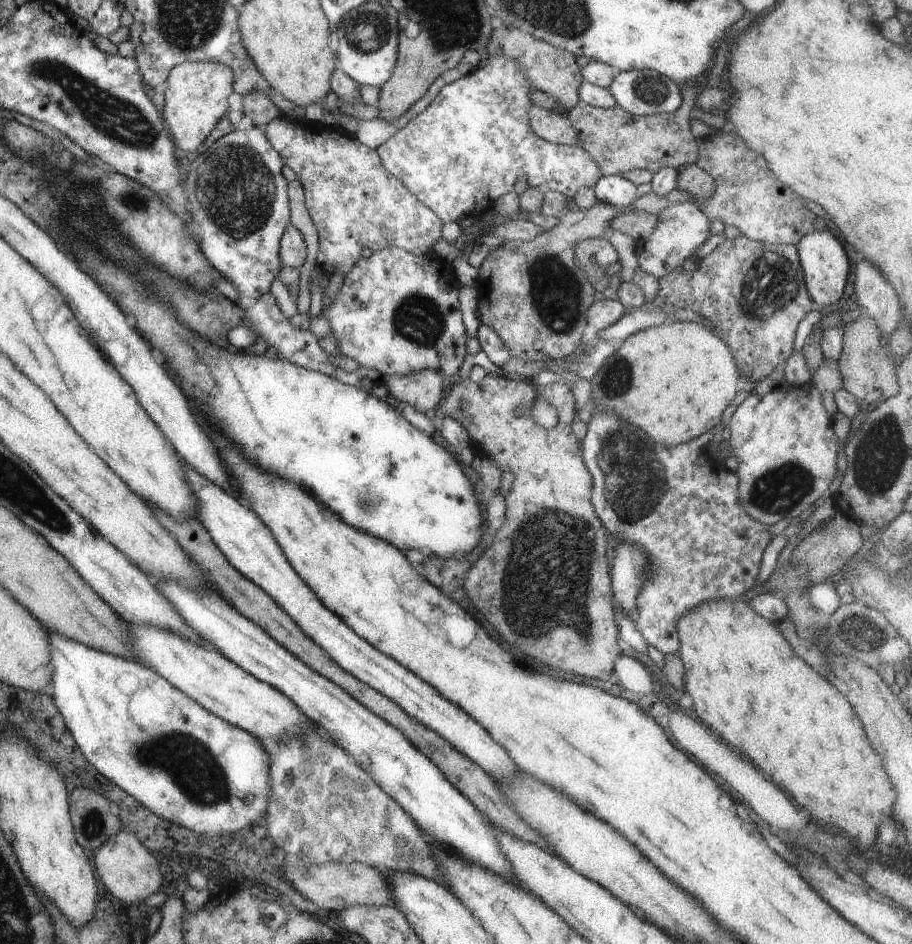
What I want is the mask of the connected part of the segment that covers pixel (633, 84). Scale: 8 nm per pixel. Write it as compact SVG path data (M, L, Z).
M649 69L620 71L609 90L618 106L632 115L673 114L684 101L681 87L674 80Z

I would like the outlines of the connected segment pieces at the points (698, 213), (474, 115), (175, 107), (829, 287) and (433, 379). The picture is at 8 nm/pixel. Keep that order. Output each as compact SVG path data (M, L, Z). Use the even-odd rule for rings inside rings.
M694 202L673 203L658 215L655 230L645 240L644 250L637 258L638 265L644 273L660 280L676 271L686 259L692 257L706 240L711 238L710 223L712 220Z
M489 56L486 61L481 60L478 67L465 70L461 78L442 86L427 108L379 147L384 169L396 176L443 223L456 221L462 215L481 220L488 210L494 209L498 198L512 190L521 175L529 177L532 186L543 194L556 191L574 198L580 188L593 188L602 174L583 149L577 145L556 145L532 132L528 116L533 105L528 92L532 90L513 59Z
M184 62L166 80L162 118L180 154L195 151L228 112L228 97L233 92L233 73L218 62Z
M828 230L813 231L798 242L799 260L803 267L808 295L816 308L826 310L838 303L844 294L850 264L842 244Z
M422 370L404 377L385 380L388 393L399 402L412 405L416 411L426 413L438 406L444 388L440 374Z

